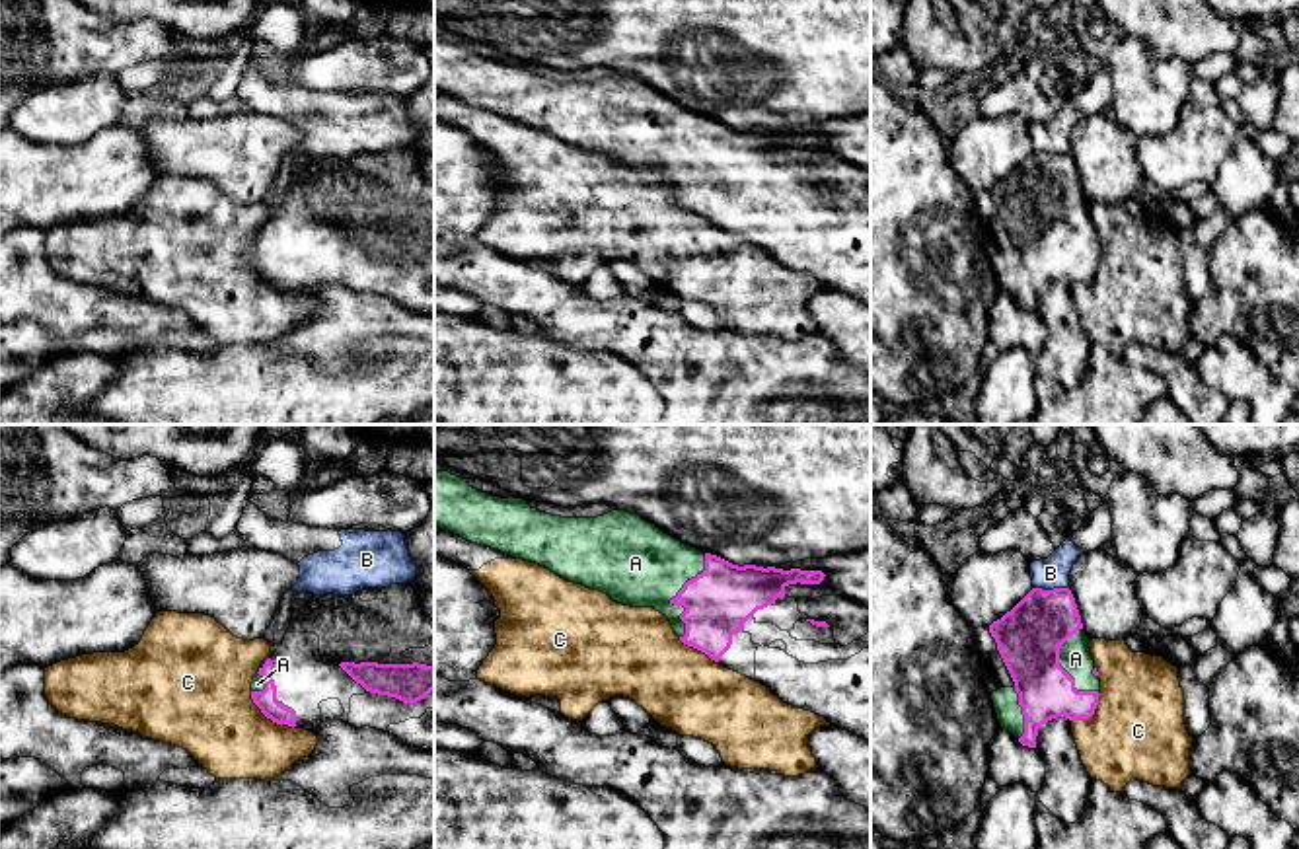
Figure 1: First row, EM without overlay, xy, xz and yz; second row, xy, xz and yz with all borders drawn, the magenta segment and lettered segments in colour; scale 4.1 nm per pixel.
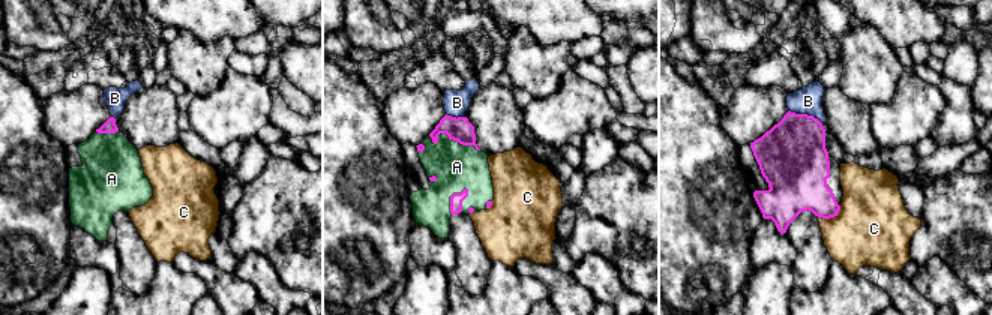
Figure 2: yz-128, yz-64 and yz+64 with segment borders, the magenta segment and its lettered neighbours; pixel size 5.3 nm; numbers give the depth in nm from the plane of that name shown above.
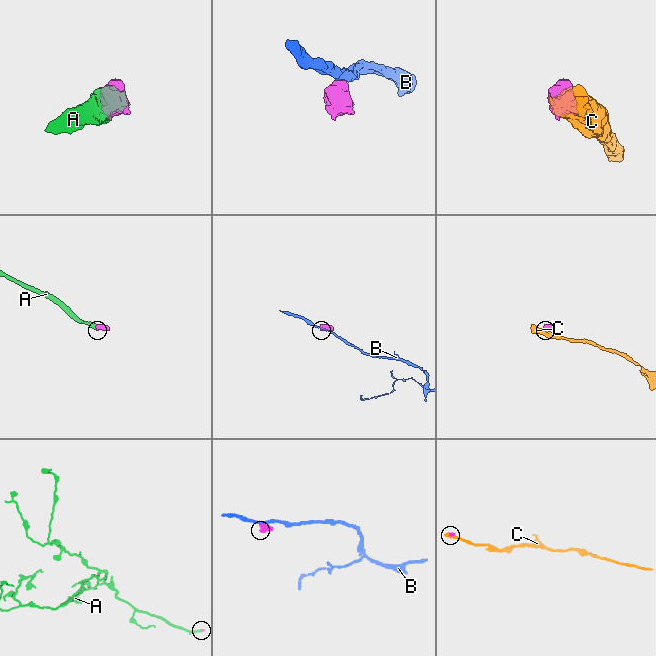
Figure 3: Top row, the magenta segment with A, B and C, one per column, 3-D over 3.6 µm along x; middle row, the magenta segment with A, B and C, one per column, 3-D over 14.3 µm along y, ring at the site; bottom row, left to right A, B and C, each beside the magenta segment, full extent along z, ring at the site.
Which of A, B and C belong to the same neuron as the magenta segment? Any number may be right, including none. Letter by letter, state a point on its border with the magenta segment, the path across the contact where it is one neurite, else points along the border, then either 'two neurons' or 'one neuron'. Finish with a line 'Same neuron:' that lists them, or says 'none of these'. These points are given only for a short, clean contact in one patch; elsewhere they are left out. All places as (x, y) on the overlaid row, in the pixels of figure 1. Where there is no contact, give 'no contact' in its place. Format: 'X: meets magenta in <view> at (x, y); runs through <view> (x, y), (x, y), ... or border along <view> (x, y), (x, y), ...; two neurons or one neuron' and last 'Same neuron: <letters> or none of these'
A: meets magenta in xz at (676, 596); one neuron
B: meets magenta in yz at (1054, 589); border along yz (1035, 587), (1068, 589); two neurons
C: meets magenta in yz at (1093, 713); border along yz (1099, 692), (1095, 711), (1089, 717), (1076, 717), (1072, 721); two neurons
Same neuron: A

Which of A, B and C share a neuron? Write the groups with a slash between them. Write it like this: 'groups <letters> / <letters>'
groups A / B / C

